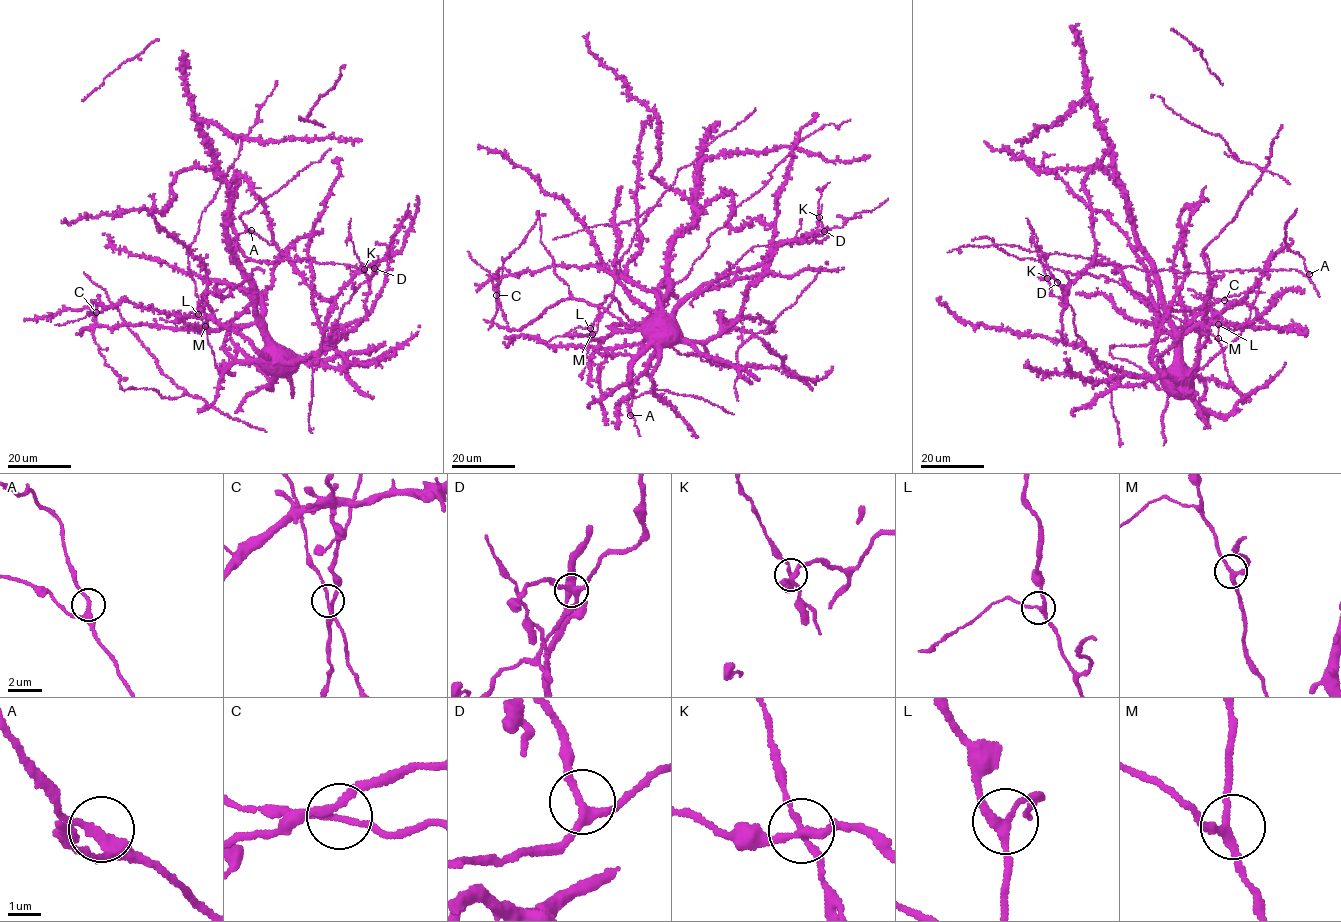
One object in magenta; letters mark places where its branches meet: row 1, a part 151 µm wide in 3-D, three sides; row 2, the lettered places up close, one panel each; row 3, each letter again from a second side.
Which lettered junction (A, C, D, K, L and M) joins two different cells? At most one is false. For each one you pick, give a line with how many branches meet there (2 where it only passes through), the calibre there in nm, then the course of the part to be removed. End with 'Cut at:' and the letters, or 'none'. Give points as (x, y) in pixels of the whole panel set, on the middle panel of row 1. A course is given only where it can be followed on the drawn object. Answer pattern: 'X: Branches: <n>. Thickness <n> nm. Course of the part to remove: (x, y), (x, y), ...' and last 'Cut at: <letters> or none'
K: Branches: 4. Thickness 240 nm. Course of the part to remove: (818, 217), (820, 191), (830, 183)
Cut at: K

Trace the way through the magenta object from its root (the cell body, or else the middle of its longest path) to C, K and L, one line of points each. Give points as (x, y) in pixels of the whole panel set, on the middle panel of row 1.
C: (612, 326), (633, 331), (659, 323), (652, 311), (611, 274), (595, 266), (552, 265), (500, 276), (496, 295)
K: (612, 326), (638, 331), (705, 285), (757, 266), (776, 243), (809, 243), (823, 233), (818, 217)
L: (612, 326), (638, 331), (661, 305), (655, 293), (627, 279), (622, 265), (597, 331), (590, 328)

